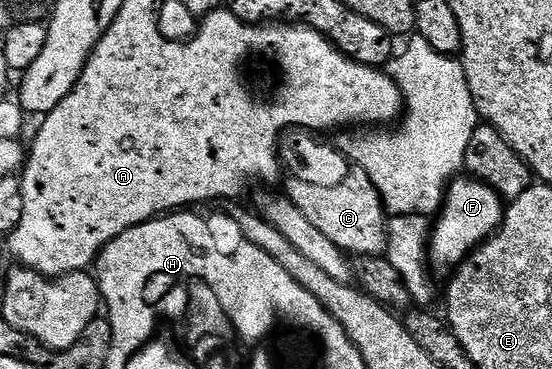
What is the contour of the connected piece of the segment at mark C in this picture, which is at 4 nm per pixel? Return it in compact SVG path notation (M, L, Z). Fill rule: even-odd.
M350 169L344 181L335 186L310 185L294 178L286 179L285 198L290 199L299 216L320 229L333 245L350 257L382 257L386 254L388 212L368 173Z

